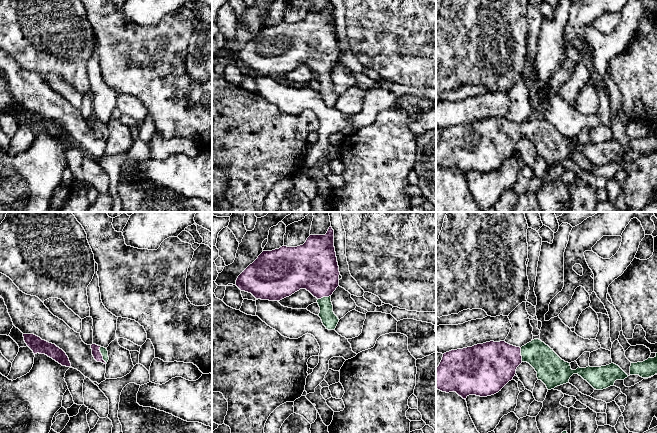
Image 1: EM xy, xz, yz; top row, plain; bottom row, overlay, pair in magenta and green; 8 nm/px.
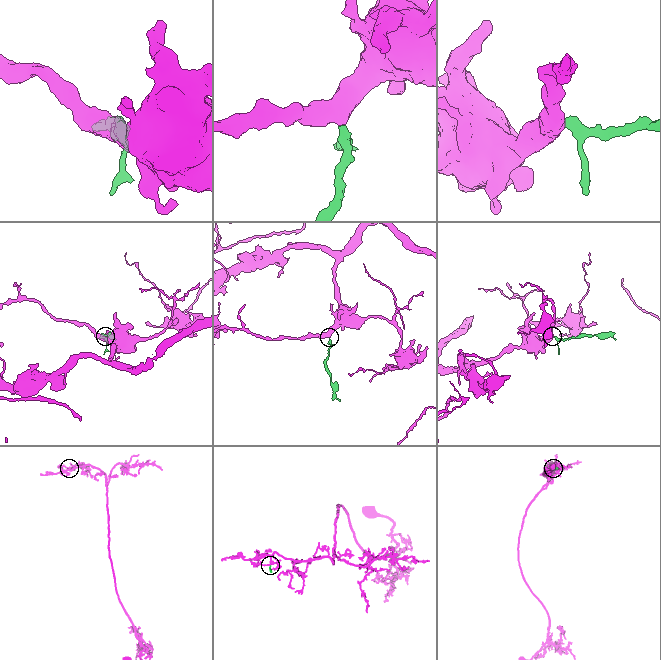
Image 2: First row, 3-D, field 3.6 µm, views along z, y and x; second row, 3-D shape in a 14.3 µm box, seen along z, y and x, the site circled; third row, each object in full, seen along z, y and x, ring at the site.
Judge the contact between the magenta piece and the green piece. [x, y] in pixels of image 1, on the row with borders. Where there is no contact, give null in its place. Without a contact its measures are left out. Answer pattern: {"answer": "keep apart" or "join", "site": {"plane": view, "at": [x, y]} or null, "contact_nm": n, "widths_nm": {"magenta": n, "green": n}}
{"answer": "join", "site": {"plane": "xy", "at": [101, 355]}, "contact_nm": 150, "widths_nm": {"magenta": 70, "green": 60}}

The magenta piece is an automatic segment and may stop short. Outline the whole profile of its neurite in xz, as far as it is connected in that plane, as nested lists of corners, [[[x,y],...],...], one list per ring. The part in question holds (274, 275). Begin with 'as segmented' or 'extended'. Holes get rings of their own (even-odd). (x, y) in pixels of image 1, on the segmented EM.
extended; [[[330,226],[325,235],[310,235],[303,245],[263,251],[238,276],[236,286],[256,299],[269,301],[306,289],[318,299],[323,325],[335,330],[339,319],[333,312],[331,295],[339,286],[339,275]]]

